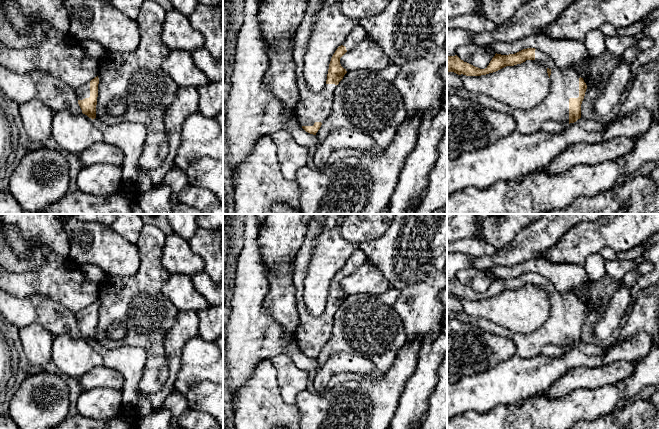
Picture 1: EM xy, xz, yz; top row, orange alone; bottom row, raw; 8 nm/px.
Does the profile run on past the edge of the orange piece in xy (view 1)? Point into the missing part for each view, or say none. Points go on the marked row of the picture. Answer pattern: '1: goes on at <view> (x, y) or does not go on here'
1: goes on at xy (82, 92)

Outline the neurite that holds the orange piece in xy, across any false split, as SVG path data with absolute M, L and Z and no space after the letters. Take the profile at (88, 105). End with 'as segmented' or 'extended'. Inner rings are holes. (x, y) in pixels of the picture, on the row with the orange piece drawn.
M97 76L90 82L75 89L78 104L82 110L82 113L87 115L92 120L96 118L98 84L99 78Z; extended

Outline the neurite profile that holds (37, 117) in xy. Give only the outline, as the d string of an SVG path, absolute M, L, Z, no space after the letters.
M30 100L19 105L20 117L29 140L42 143L52 137L55 112L40 100Z

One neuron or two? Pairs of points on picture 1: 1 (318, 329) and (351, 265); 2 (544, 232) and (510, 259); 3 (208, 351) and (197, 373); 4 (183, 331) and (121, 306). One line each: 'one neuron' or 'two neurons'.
1: one neuron
2: one neuron
3: one neuron
4: two neurons

